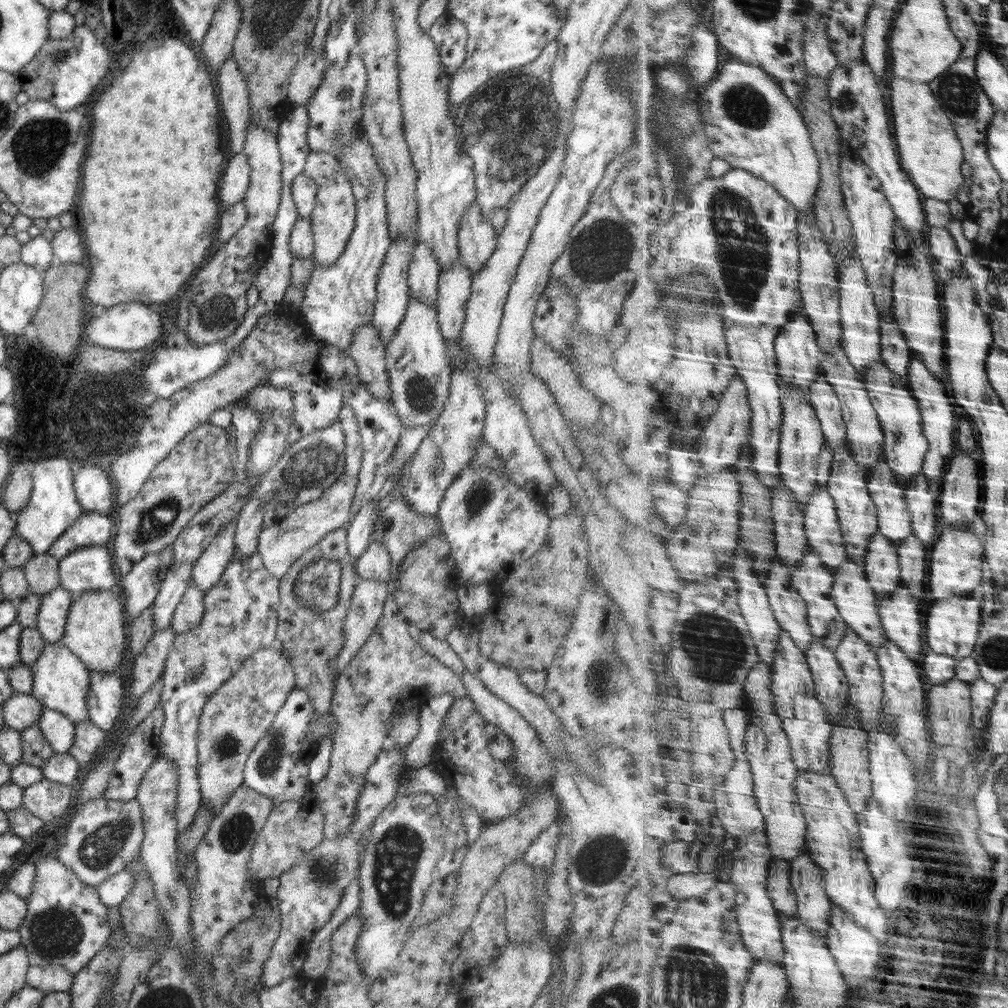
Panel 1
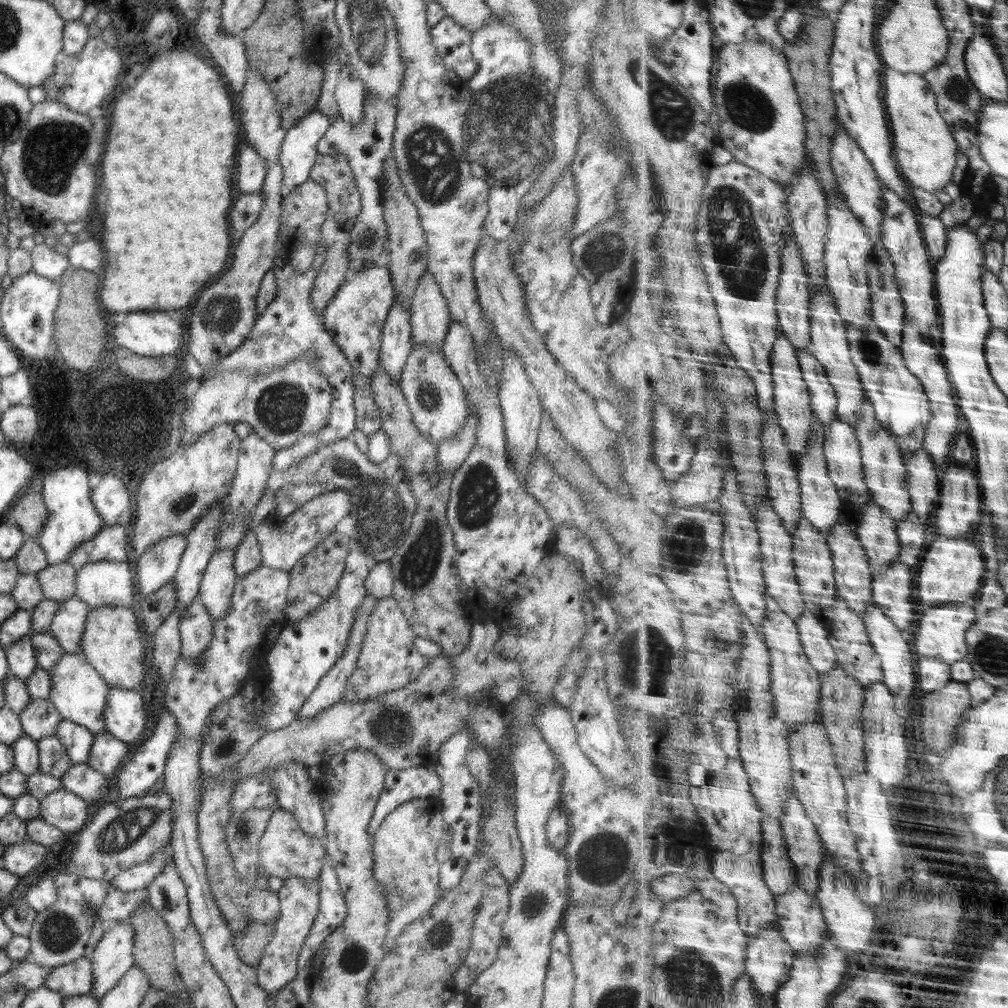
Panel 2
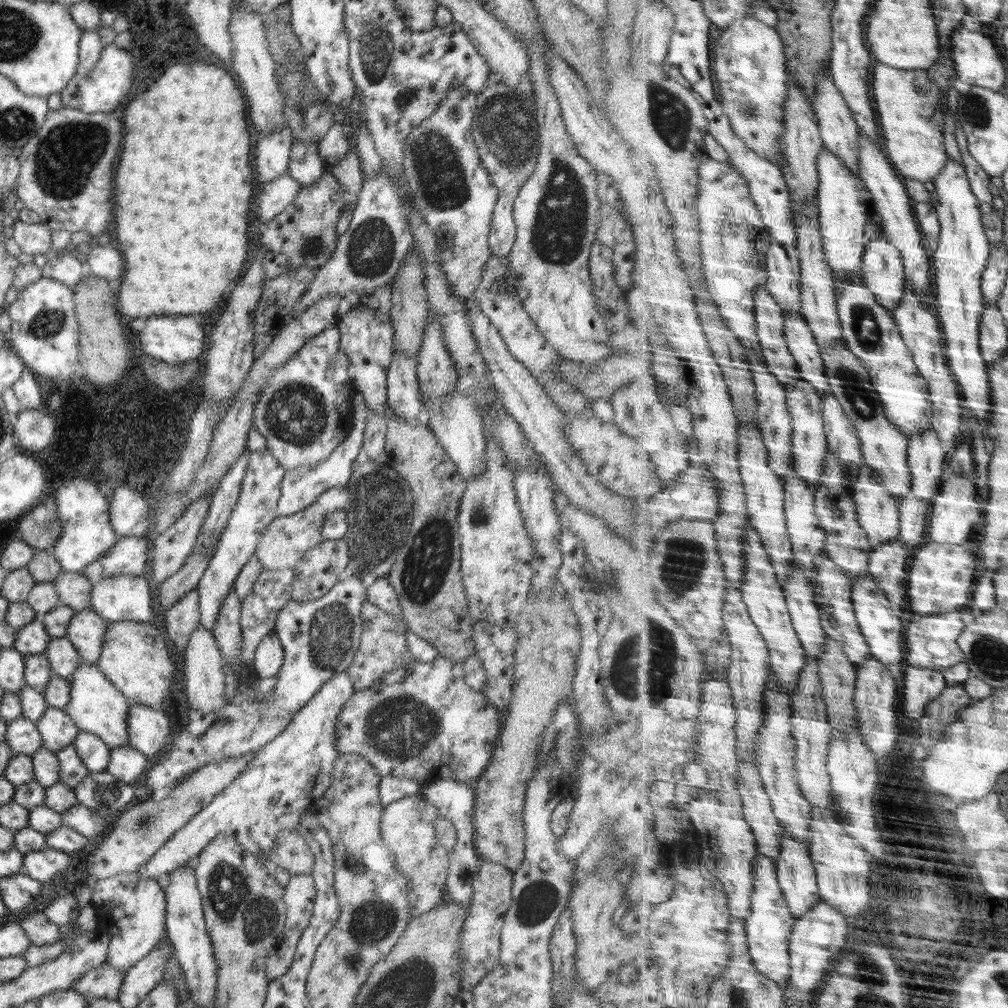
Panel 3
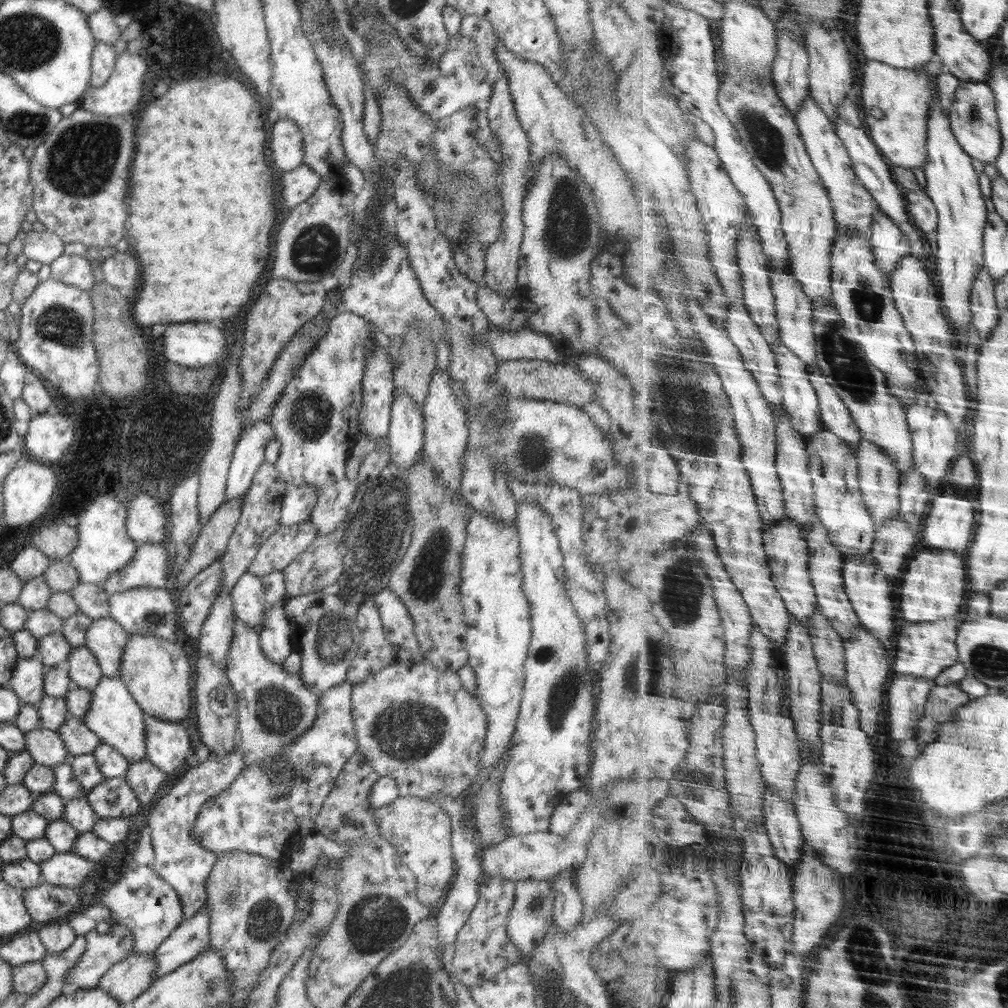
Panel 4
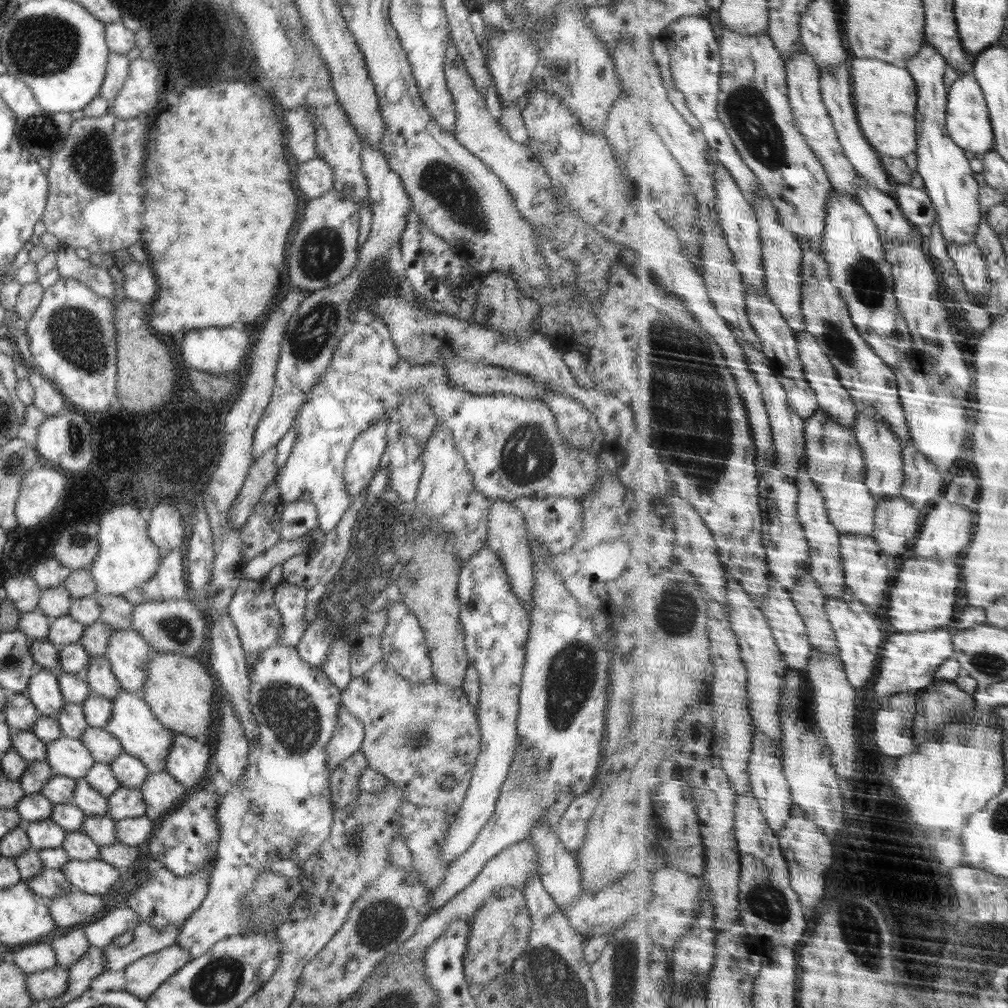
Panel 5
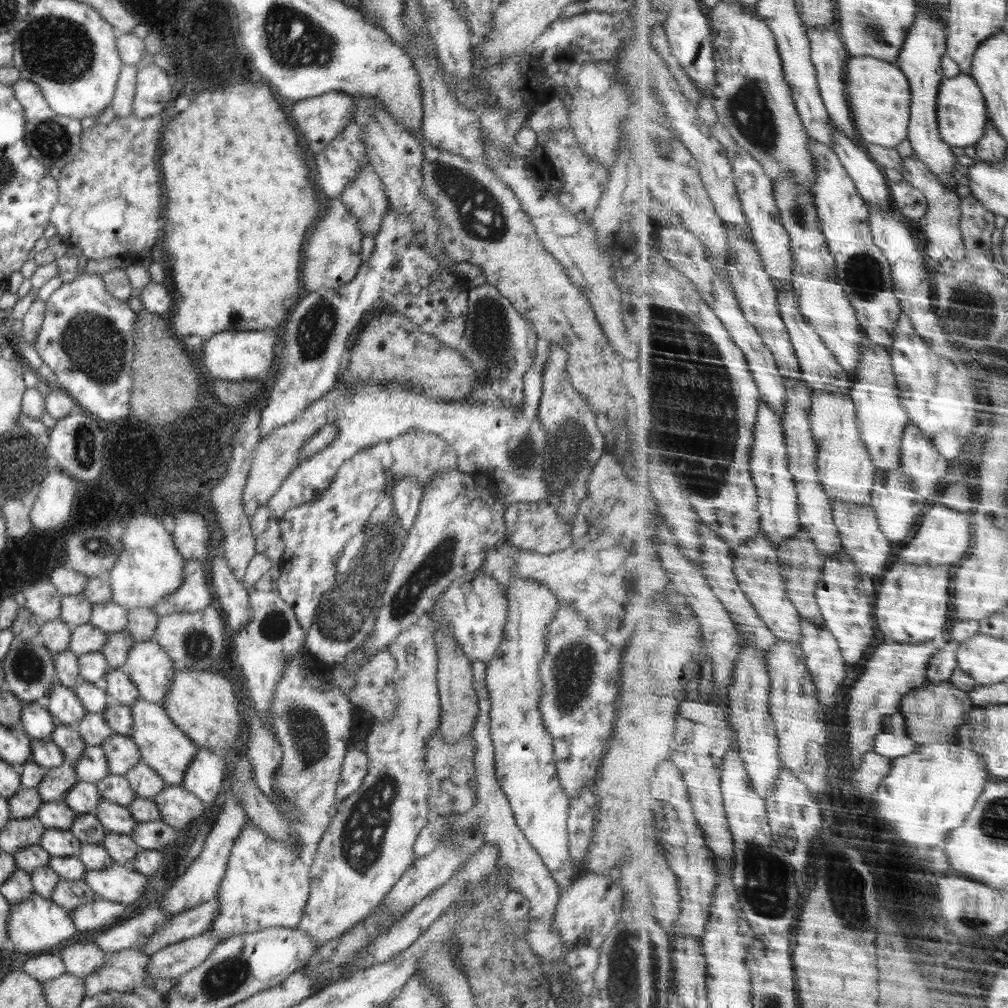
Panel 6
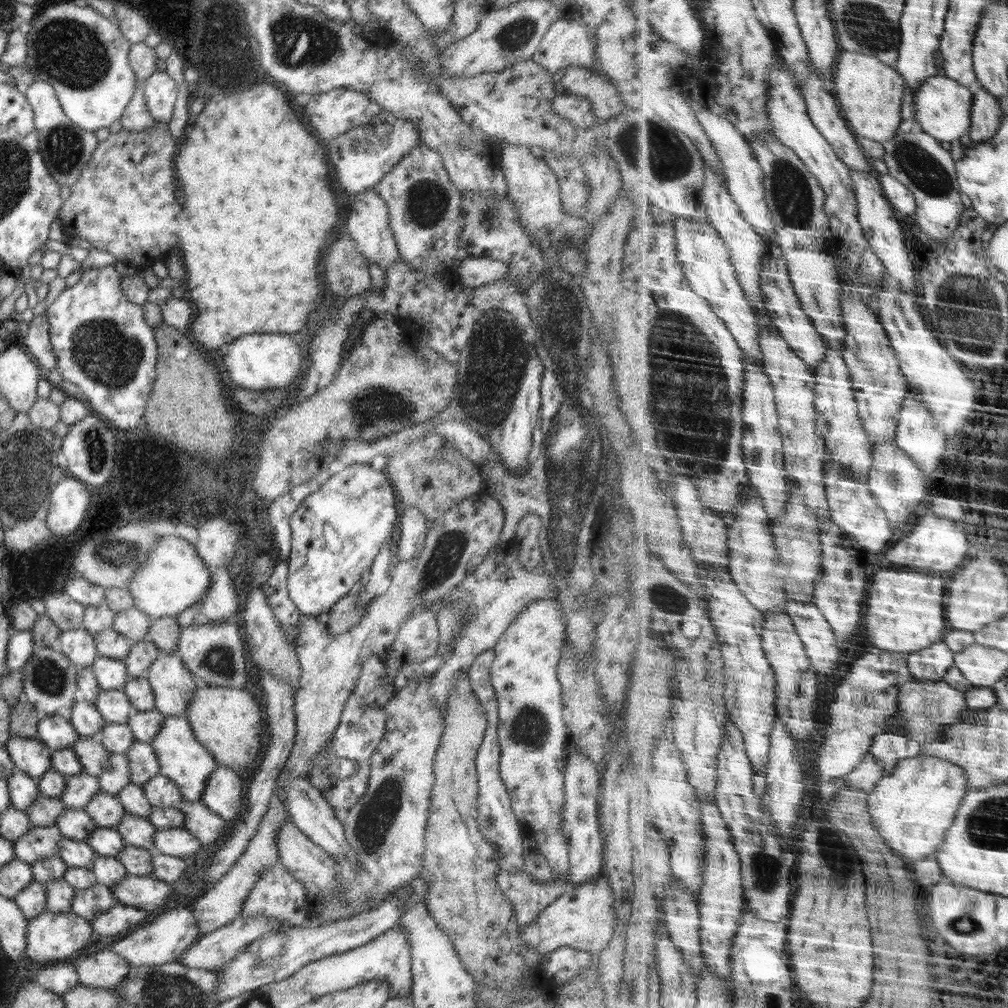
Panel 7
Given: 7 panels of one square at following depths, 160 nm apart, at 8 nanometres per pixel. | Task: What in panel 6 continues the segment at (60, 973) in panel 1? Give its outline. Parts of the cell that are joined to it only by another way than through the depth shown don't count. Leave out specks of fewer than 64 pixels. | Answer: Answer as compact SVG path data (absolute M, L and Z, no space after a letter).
M209 929L149 955L146 972L151 978L177 978L200 966L211 950L225 938Z

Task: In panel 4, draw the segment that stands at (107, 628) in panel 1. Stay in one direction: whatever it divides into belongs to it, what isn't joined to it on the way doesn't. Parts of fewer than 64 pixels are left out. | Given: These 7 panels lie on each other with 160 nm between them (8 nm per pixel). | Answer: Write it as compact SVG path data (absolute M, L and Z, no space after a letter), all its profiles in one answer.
M130 634L121 662L119 678L146 714L177 723L182 722L180 719L188 720L193 707L193 670L180 642L152 635Z

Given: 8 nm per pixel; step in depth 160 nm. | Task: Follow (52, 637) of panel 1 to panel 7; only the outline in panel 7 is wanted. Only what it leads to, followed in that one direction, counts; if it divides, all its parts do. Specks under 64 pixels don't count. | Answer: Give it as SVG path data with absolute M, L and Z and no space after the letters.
M160 653L148 667L148 679L155 698L155 709L168 716L185 716L196 683L178 654Z

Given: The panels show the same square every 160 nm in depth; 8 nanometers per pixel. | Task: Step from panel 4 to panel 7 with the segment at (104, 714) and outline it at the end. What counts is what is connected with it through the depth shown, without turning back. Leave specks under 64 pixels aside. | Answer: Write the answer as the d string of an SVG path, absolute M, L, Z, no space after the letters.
M164 715L160 732L154 737L151 745L158 759L159 774L167 776L178 785L184 800L201 802L208 777L220 764L212 753L196 740L188 719L185 716Z

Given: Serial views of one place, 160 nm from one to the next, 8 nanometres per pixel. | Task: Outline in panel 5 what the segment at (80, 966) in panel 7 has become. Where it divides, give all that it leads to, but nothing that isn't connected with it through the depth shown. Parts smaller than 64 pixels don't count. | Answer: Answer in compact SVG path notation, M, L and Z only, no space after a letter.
M83 929L67 931L64 935L58 933L47 941L54 949L57 964L66 970L83 957L91 945Z

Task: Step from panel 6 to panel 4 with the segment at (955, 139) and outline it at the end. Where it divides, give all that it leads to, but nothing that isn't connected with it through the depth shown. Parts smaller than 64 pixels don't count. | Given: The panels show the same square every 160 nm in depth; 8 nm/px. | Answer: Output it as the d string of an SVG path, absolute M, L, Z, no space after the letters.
M979 81L961 82L951 107L953 132L970 156L983 163L996 163L1003 155L1004 137L1000 128L999 102L990 85Z

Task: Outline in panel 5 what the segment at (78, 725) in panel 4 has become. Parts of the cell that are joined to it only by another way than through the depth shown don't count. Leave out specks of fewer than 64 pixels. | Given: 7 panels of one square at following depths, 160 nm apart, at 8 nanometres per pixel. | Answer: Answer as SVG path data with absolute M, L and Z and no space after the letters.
M86 727L84 734L79 738L83 742L95 762L110 764L124 748L121 747L112 734L106 732L103 728Z

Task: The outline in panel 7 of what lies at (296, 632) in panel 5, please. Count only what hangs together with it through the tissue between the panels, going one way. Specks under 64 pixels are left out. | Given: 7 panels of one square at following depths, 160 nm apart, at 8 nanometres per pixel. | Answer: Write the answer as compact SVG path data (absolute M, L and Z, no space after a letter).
M365 463L348 465L346 470L342 470L342 474L329 475L324 484L316 485L309 495L304 497L302 504L289 518L292 551L288 558L287 578L290 600L301 615L318 617L322 613L328 613L332 605L342 600L342 596L364 584L387 538L395 542L399 515L398 497L388 476L376 472Z

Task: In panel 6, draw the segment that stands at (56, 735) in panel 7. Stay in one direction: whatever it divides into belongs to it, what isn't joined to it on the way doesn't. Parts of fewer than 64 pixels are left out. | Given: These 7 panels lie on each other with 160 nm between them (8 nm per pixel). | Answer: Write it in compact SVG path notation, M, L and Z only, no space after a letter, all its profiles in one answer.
M25 703L22 707L19 726L32 739L50 739L58 721L44 707L44 703Z

